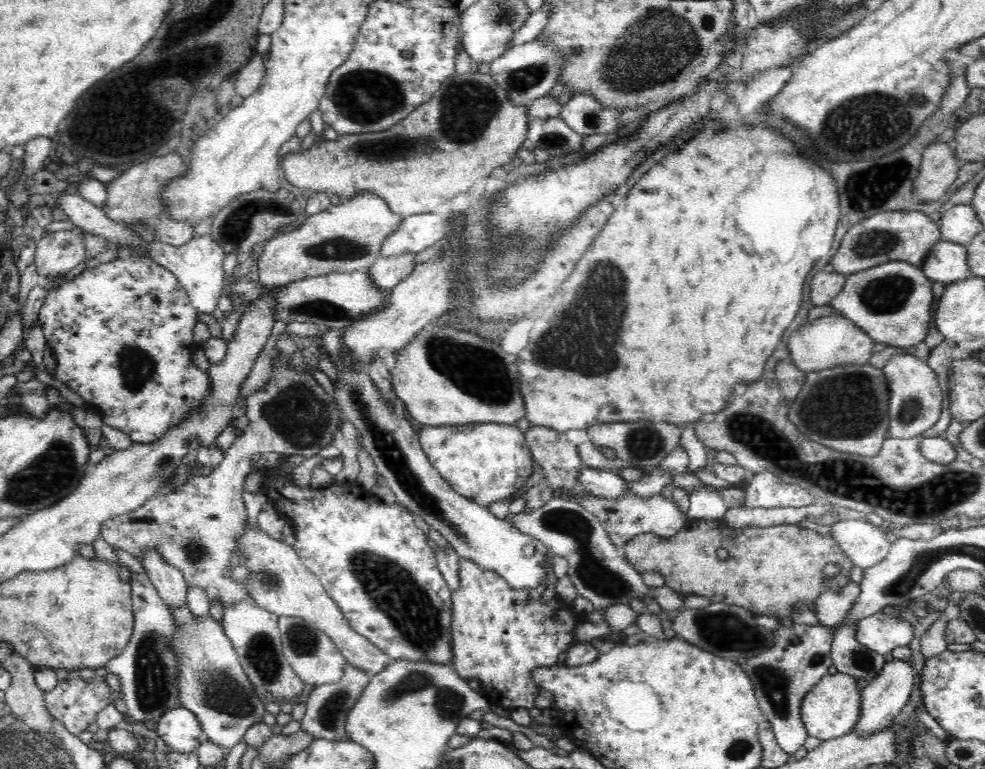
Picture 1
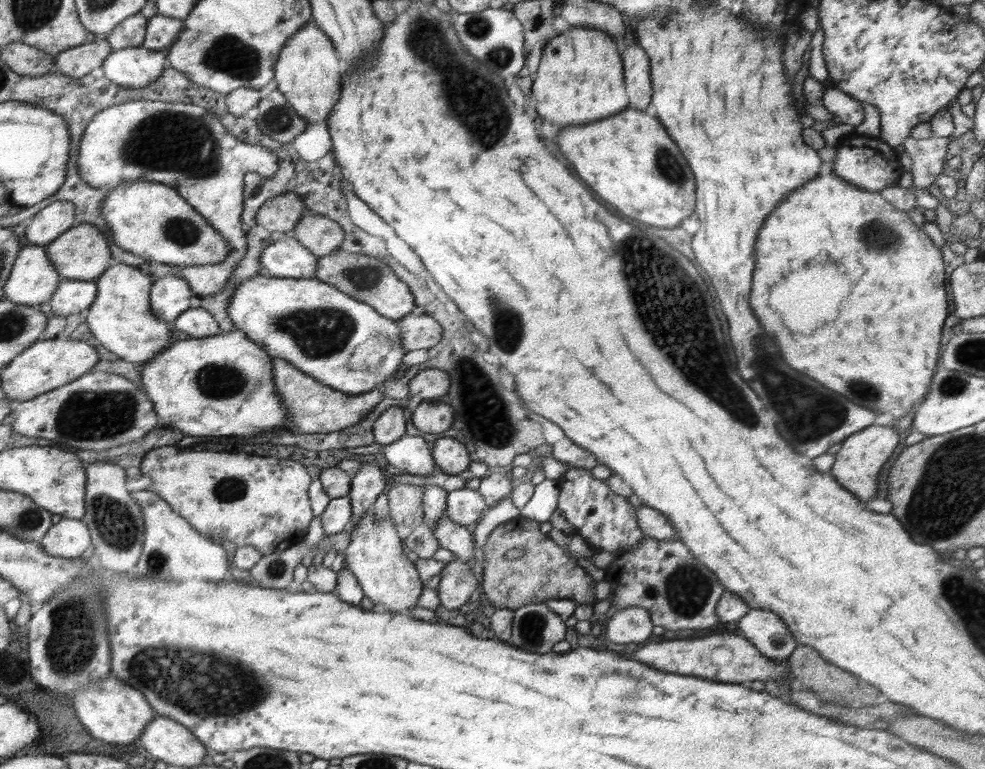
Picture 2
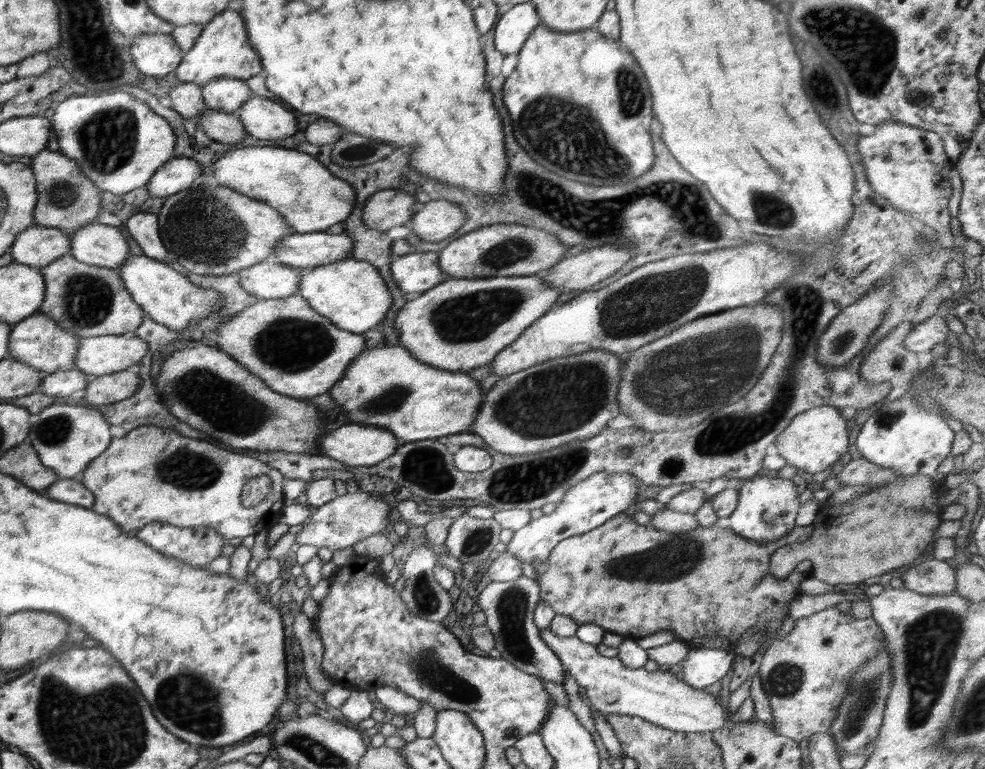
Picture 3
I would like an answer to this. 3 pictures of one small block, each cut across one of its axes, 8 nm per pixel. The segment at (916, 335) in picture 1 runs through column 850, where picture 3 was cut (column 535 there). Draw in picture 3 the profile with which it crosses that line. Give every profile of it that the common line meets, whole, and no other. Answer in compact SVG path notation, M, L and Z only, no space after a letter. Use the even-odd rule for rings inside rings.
M540 274L526 276L495 276L482 279L449 277L438 286L414 295L408 306L400 309L396 318L396 332L400 336L400 346L404 347L421 363L451 371L469 372L487 362L512 344L541 316L554 307L560 289L547 285Z

